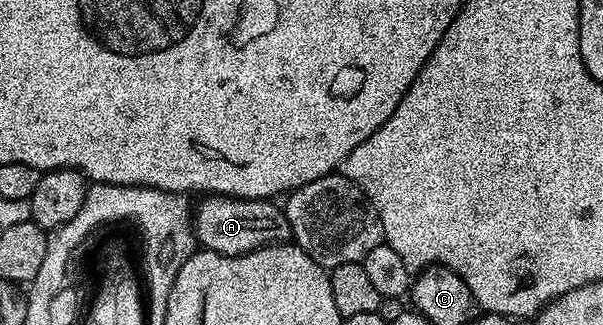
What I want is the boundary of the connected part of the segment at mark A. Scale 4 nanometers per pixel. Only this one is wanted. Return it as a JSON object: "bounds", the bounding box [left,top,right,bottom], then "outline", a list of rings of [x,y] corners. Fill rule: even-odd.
{"bounds":[192,196,292,256],"outline":[[[204,196],[194,206],[192,229],[196,232],[196,241],[205,250],[213,250],[226,256],[248,254],[251,250],[260,250],[263,246],[284,244],[292,238],[292,229],[286,220],[283,209],[275,201],[266,198],[226,198],[223,196]]]}

